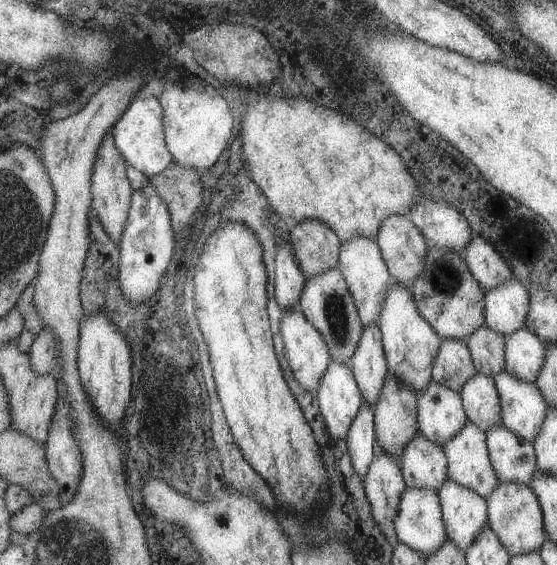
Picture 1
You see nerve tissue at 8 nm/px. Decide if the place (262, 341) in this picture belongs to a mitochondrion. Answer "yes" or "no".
no

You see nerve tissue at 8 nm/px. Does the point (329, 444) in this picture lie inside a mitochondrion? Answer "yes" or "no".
no

